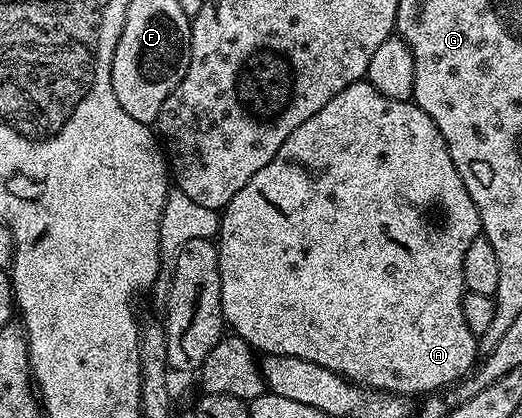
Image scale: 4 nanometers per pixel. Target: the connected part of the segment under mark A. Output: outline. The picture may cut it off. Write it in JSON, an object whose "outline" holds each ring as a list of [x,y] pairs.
{"outline":[[[368,81],[347,85],[347,89],[343,89],[343,93],[335,93],[335,97],[331,97],[331,101],[327,101],[327,105],[323,105],[323,109],[319,109],[319,113],[315,113],[315,117],[307,117],[307,121],[303,121],[303,125],[299,125],[299,129],[295,129],[295,133],[291,133],[291,137],[287,137],[287,141],[283,141],[279,153],[275,153],[275,157],[271,157],[271,161],[267,161],[267,165],[263,165],[263,169],[259,169],[259,173],[255,173],[255,177],[251,177],[251,181],[247,181],[247,185],[243,185],[243,189],[239,189],[239,193],[235,193],[235,197],[231,197],[231,201],[220,212],[220,216],[221,229],[215,242],[219,253],[217,268],[221,282],[221,312],[225,315],[228,330],[248,343],[254,352],[260,353],[262,356],[303,357],[303,361],[315,361],[315,365],[323,365],[323,369],[331,369],[353,383],[360,383],[363,387],[373,387],[377,391],[387,391],[390,395],[406,397],[414,397],[413,395],[425,397],[430,393],[440,392],[442,390],[440,387],[447,386],[446,388],[448,388],[464,379],[478,362],[479,339],[478,336],[471,333],[471,329],[467,329],[467,321],[463,321],[461,302],[466,292],[463,281],[463,256],[467,254],[471,241],[475,241],[481,235],[479,213],[467,193],[467,185],[463,185],[463,177],[459,177],[455,161],[451,161],[451,153],[447,149],[447,141],[443,141],[443,133],[439,133],[435,121],[431,121],[431,117],[427,117],[427,113],[423,113],[423,109],[416,103],[407,99],[395,101],[391,97],[383,97],[383,93],[379,93],[379,89],[372,87]]]}

